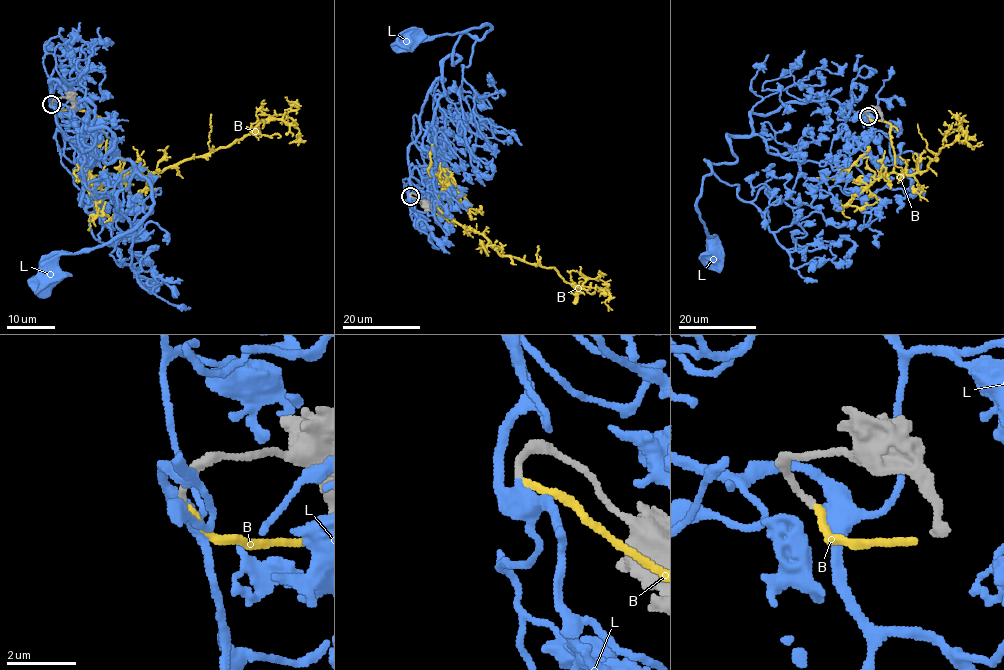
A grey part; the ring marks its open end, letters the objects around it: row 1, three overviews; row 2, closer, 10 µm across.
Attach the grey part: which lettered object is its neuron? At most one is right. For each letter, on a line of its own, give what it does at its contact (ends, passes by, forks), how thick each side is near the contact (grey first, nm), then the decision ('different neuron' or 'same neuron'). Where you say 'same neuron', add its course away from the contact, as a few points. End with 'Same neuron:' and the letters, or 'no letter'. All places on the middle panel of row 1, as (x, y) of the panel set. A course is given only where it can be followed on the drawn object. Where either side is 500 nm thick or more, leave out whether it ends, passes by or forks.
B: it ends | 180/190 nm | different neuron
L: it passes by | 180/380 nm | same neuron | via (410, 196), (430, 86), (461, 58), (458, 38), (491, 27), (407, 41)
Same neuron: L

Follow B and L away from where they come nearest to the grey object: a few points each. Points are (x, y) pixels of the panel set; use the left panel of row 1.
B: (52, 104), (96, 115), (103, 170), (115, 176), (208, 155), (271, 116), (302, 136)
L: (52, 104), (53, 79), (94, 107), (92, 128), (115, 138), (104, 161), (128, 160), (152, 206), (48, 272)

